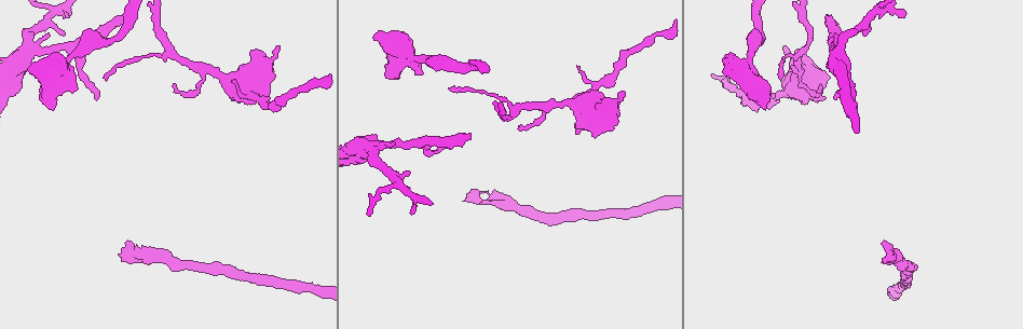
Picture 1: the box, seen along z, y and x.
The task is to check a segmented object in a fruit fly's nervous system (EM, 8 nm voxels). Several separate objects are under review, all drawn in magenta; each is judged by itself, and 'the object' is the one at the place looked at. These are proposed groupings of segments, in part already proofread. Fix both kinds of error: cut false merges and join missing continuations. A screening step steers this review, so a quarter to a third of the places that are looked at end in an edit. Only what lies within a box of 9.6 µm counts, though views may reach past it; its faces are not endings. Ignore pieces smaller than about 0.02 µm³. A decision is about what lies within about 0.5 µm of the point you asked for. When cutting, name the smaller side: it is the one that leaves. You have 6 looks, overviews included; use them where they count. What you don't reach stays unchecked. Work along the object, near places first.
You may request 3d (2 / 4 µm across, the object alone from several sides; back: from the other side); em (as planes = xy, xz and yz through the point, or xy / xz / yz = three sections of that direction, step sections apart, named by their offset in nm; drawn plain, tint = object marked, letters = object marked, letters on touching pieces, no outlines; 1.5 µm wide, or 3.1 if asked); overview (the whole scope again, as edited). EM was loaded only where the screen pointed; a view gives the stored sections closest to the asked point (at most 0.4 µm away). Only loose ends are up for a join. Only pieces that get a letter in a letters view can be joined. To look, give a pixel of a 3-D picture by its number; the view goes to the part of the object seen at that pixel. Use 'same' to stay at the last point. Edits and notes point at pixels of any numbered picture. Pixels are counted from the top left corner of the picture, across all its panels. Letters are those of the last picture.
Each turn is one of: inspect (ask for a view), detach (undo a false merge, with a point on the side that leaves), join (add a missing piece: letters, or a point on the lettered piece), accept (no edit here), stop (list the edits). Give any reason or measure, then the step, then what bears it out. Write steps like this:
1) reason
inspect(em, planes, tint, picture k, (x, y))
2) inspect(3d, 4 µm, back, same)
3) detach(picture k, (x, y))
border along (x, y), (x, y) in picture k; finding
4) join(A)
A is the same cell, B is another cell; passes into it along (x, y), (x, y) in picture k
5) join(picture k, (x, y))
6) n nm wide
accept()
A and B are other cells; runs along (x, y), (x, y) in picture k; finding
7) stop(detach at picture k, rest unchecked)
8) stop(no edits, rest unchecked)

an open end
inspect(em, planes, letters, picture 1, (376, 38))

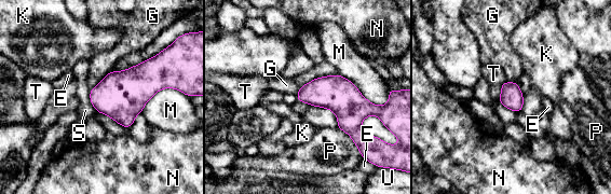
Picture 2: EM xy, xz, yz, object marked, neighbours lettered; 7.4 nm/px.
170 nm wide; M touches over 420 nm
accept()
E, G, K, M, N, P, S, T and U are other cells; no lettered piece goes on from it

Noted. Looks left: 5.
thick end
inspect(em, yz, step 8, tint, picture 1, (421, 73))

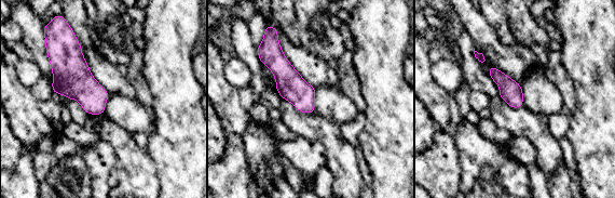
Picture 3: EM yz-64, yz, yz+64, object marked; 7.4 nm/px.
inspect(em, planes, tint, same)

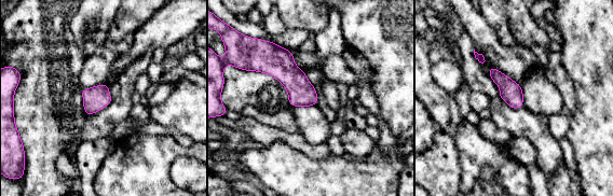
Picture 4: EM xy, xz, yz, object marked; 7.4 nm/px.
inspect(em, planes, letters, same)

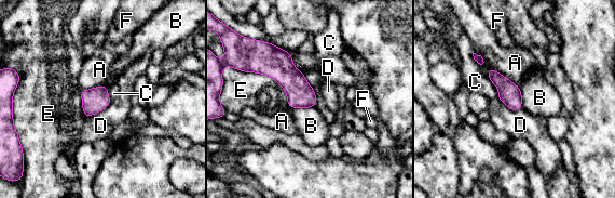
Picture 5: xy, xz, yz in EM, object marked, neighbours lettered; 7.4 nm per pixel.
accept()
A, B, C, D, E and F are other cells; border along (314, 106), (292, 108) in picture 5; none of them fits

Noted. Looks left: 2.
stop(no edits, rest unchecked)

